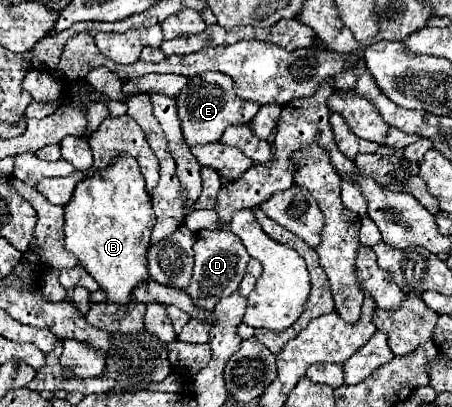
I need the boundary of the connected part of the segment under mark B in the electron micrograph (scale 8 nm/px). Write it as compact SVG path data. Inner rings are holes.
M122 154L114 158L108 168L88 174L76 184L64 210L66 248L76 254L80 264L94 276L100 288L108 292L108 302L128 304L132 298L130 292L148 280L146 252L156 224L138 162L132 156Z

